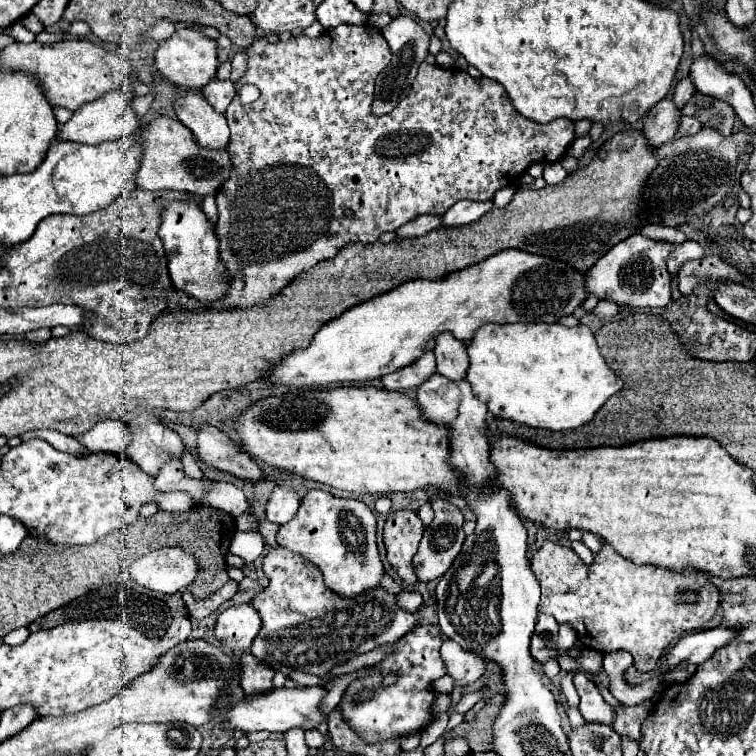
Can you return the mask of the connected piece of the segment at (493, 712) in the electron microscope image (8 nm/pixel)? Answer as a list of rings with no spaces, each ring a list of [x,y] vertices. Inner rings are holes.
[[[501,694],[493,696],[491,702],[487,702],[483,706],[483,710],[477,712],[475,722],[461,722],[457,728],[447,732],[449,736],[445,736],[445,742],[453,740],[453,738],[465,738],[473,752],[491,752],[493,750],[493,744],[491,744],[491,738],[489,738],[491,722],[499,714],[501,706],[503,706],[503,696]]]

